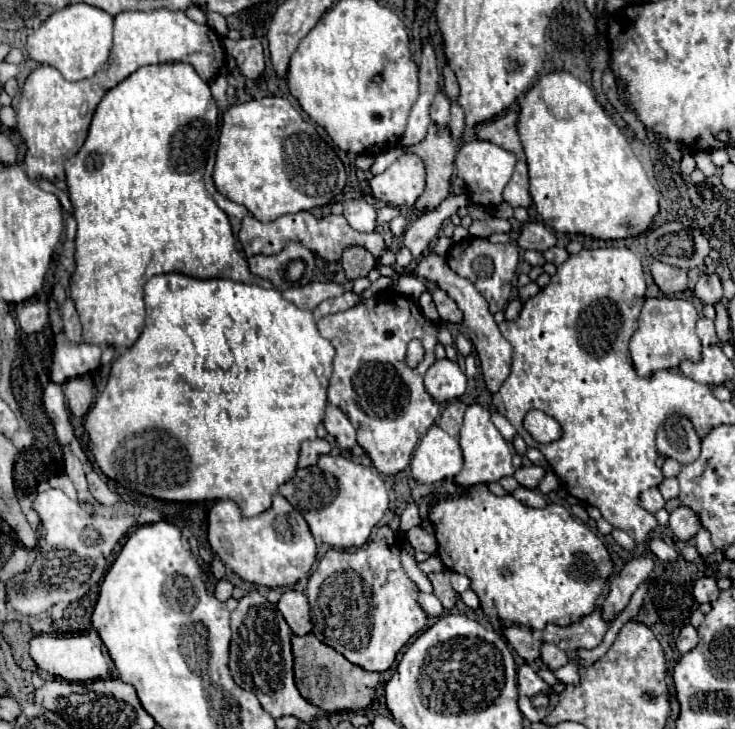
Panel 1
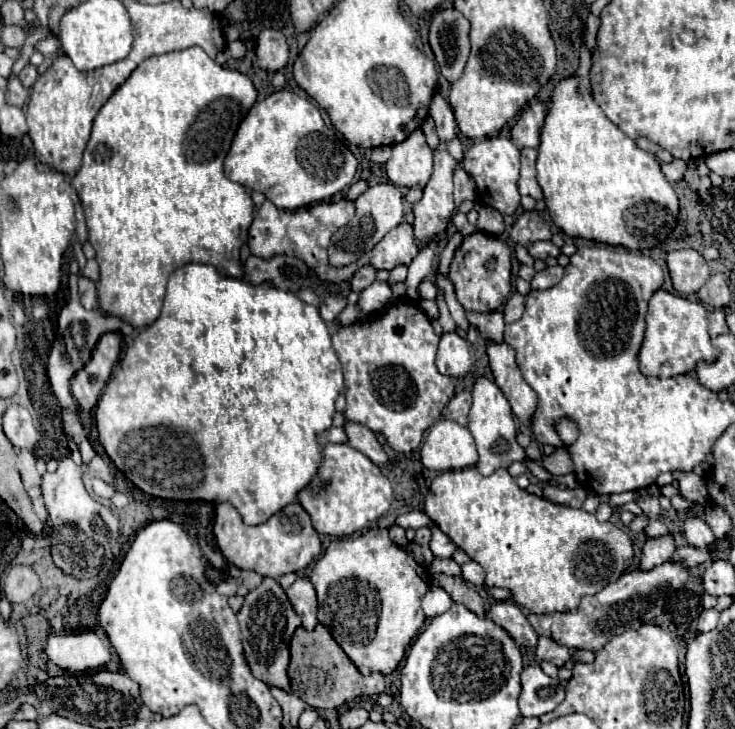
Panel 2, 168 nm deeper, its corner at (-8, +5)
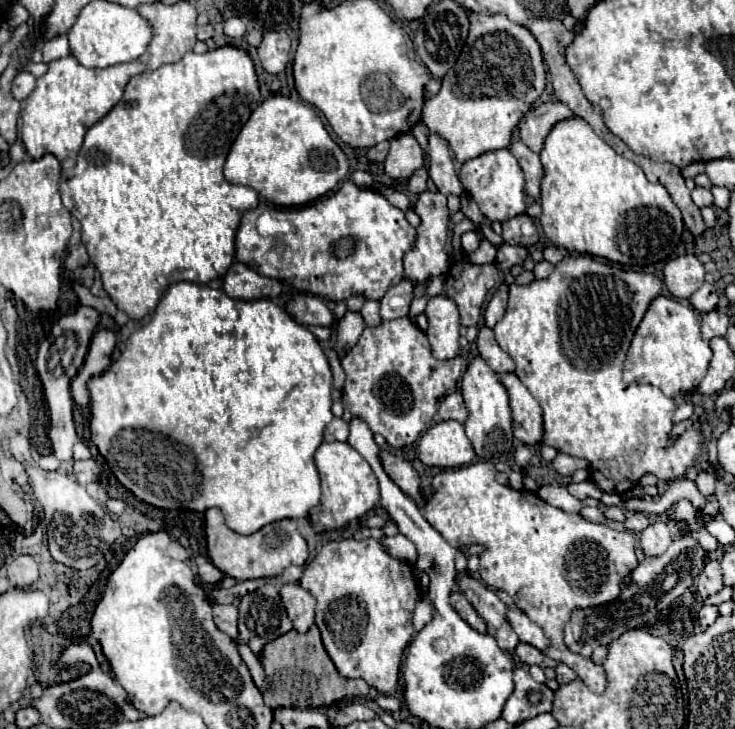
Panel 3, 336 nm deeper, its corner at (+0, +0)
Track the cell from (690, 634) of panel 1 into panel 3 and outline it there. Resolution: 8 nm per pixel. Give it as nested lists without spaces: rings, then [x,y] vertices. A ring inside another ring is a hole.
[[[703,606],[703,608],[699,610],[699,624],[701,624],[701,628],[711,626],[717,616],[719,616],[719,614],[717,614],[717,606]]]

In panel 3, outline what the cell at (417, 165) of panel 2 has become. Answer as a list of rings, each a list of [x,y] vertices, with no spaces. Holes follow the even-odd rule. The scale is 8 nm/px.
[[[401,134],[391,140],[385,158],[385,174],[393,180],[409,180],[423,166],[423,150],[411,134]]]

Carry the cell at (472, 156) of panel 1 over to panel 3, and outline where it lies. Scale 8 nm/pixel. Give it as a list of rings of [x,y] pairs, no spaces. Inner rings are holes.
[[[491,150],[473,160],[467,160],[461,166],[459,180],[469,196],[477,202],[479,210],[485,214],[487,220],[505,222],[517,214],[525,212],[525,194],[523,194],[523,172],[515,160],[515,156],[507,150]]]

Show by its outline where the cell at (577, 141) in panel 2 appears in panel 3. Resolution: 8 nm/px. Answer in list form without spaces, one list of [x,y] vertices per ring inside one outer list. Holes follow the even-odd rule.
[[[571,116],[571,118],[559,120],[559,122],[551,128],[551,132],[549,132],[547,138],[545,138],[545,146],[543,146],[543,150],[541,150],[541,164],[543,164],[543,168],[545,168],[545,176],[541,178],[540,202],[542,214],[538,220],[543,232],[545,232],[545,236],[547,236],[555,246],[567,248],[569,252],[581,252],[581,254],[601,256],[601,258],[607,258],[607,260],[613,260],[613,262],[619,262],[619,264],[625,264],[625,266],[631,266],[631,268],[641,268],[641,266],[647,266],[647,264],[665,260],[665,258],[675,250],[675,246],[679,244],[681,232],[683,232],[683,220],[681,220],[681,212],[679,212],[679,208],[673,204],[669,192],[667,192],[661,184],[649,182],[639,166],[635,166],[631,160],[625,160],[625,158],[619,156],[609,144],[605,144],[605,142],[591,130],[591,126],[589,126],[581,116]]]

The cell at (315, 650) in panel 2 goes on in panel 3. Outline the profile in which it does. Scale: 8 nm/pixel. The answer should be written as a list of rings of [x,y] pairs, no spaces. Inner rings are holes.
[[[311,626],[309,632],[305,634],[291,630],[279,636],[277,640],[269,642],[263,648],[263,668],[267,674],[265,680],[269,684],[269,692],[265,692],[263,696],[271,708],[277,708],[277,706],[321,708],[321,706],[331,706],[333,702],[343,698],[367,696],[369,692],[369,684],[365,680],[349,680],[337,672],[327,650],[323,648],[319,630],[315,626]],[[293,662],[295,662],[295,668],[293,668]]]

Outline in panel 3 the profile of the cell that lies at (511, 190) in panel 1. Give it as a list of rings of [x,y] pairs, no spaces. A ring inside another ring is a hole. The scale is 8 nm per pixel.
[[[519,140],[511,142],[509,150],[513,152],[513,156],[517,156],[517,162],[521,164],[521,170],[525,172],[525,194],[539,200],[539,180],[543,176],[543,166],[539,162],[539,154],[531,152]]]

